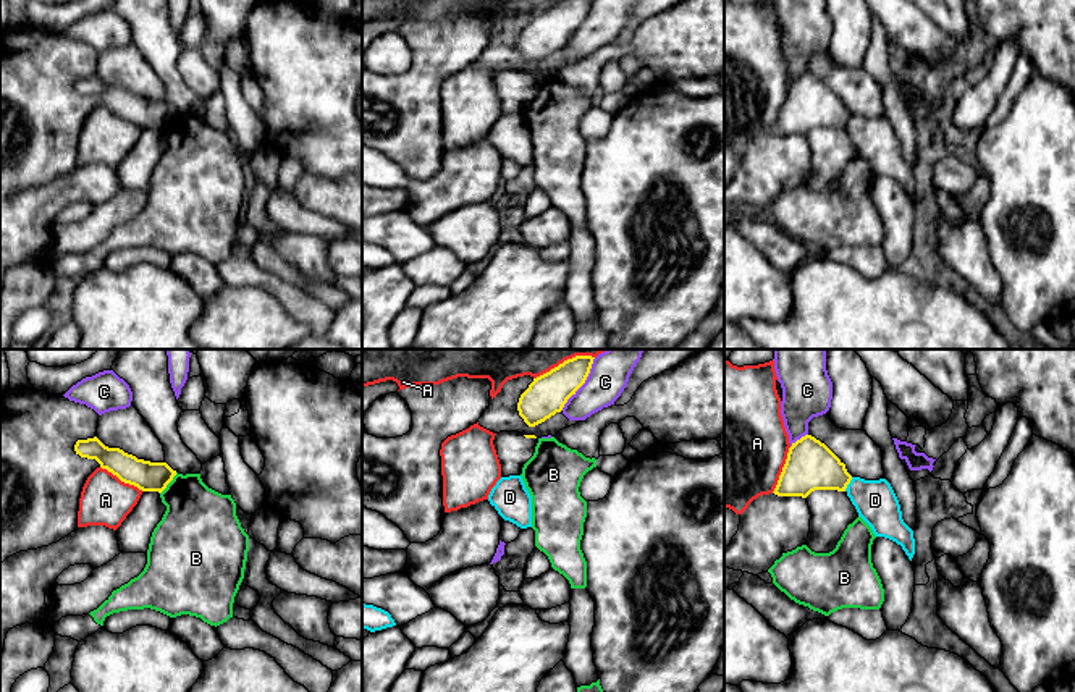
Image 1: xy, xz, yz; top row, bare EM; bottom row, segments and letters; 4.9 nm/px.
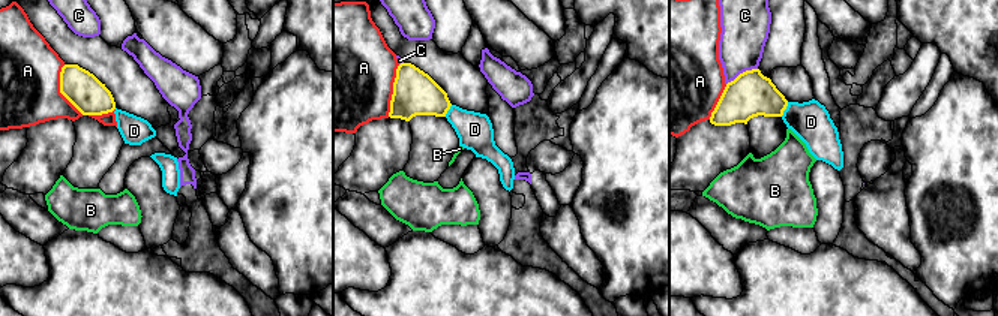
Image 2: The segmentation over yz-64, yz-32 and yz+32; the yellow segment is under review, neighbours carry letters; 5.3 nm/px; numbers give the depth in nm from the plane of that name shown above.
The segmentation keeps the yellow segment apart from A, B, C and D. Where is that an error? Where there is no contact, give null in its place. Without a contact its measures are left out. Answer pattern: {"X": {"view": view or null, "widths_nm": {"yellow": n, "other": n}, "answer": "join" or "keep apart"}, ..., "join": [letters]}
{"A": {"view": "yz", "widths_nm": {"yellow": 240, "other": 500}, "answer": "keep apart"}, "B": {"view": "xy", "widths_nm": {"yellow": 150, "other": 340}, "answer": "keep apart"}, "C": {"view": "xz", "widths_nm": {"yellow": 200, "other": 200}, "answer": "keep apart"}, "D": {"view": "yz", "widths_nm": {"yellow": 240, "other": 200}, "answer": "keep apart"}, "join": []}

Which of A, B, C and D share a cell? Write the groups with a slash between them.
A / B / C / D

